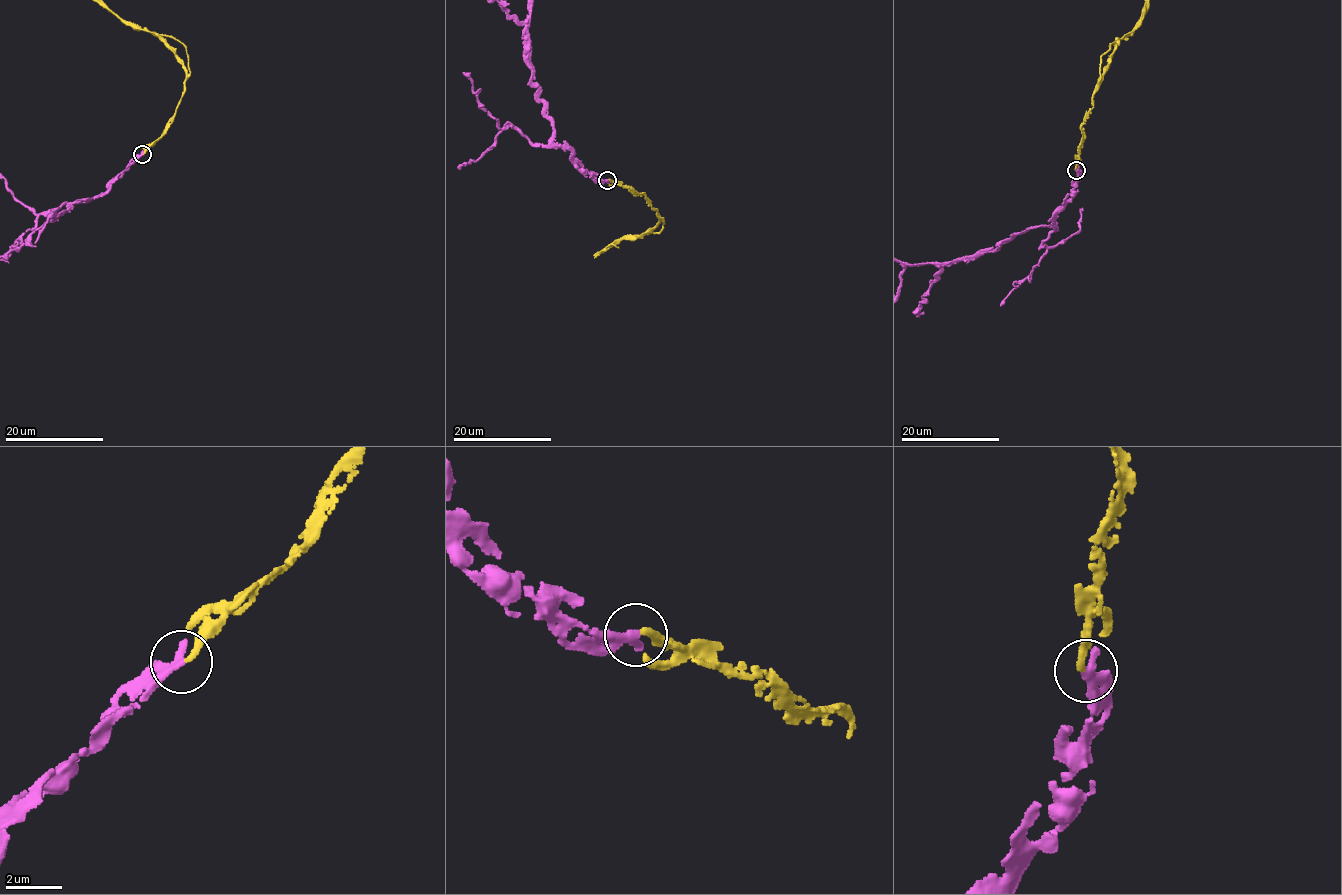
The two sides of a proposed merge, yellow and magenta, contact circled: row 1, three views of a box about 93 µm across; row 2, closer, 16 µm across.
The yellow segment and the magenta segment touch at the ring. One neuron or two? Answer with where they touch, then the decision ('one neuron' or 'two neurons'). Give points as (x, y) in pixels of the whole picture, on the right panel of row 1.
place (1076, 170); one neuron

